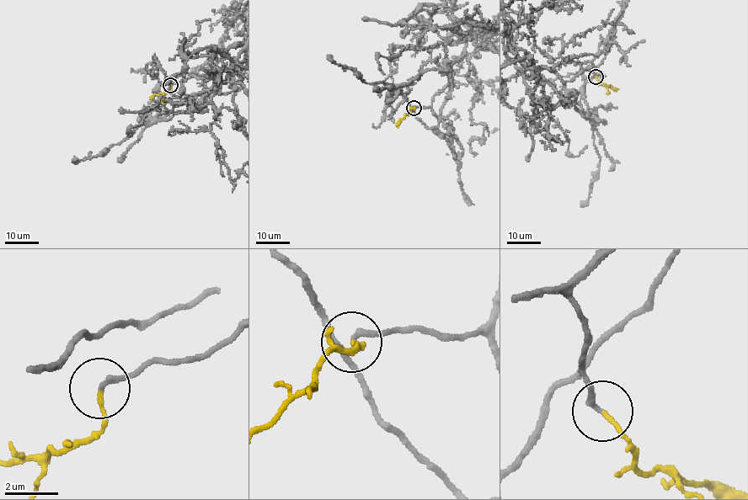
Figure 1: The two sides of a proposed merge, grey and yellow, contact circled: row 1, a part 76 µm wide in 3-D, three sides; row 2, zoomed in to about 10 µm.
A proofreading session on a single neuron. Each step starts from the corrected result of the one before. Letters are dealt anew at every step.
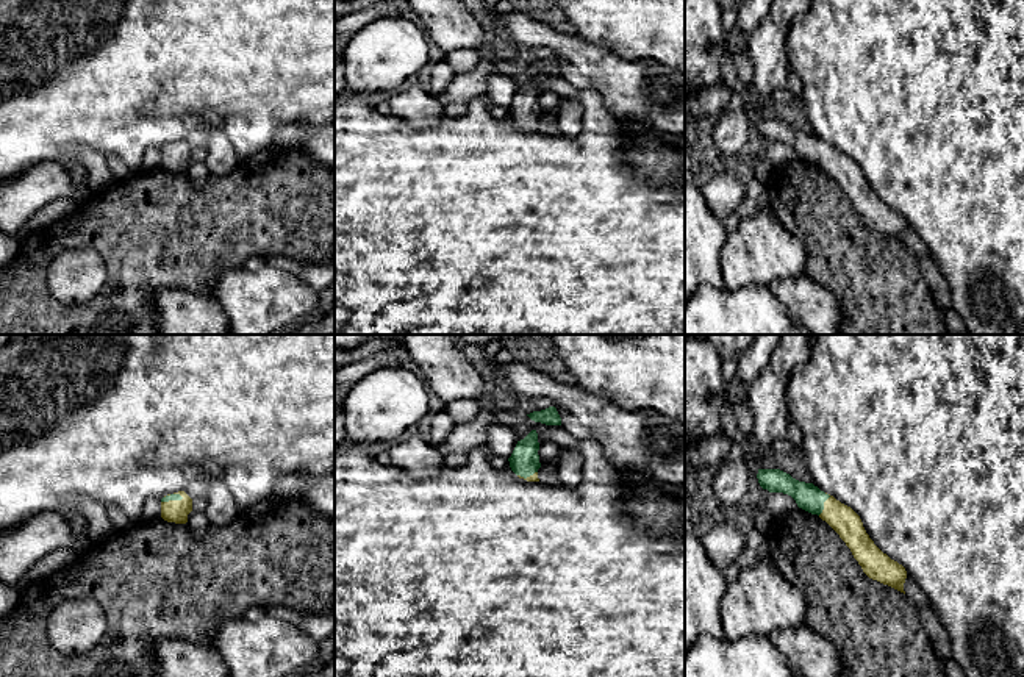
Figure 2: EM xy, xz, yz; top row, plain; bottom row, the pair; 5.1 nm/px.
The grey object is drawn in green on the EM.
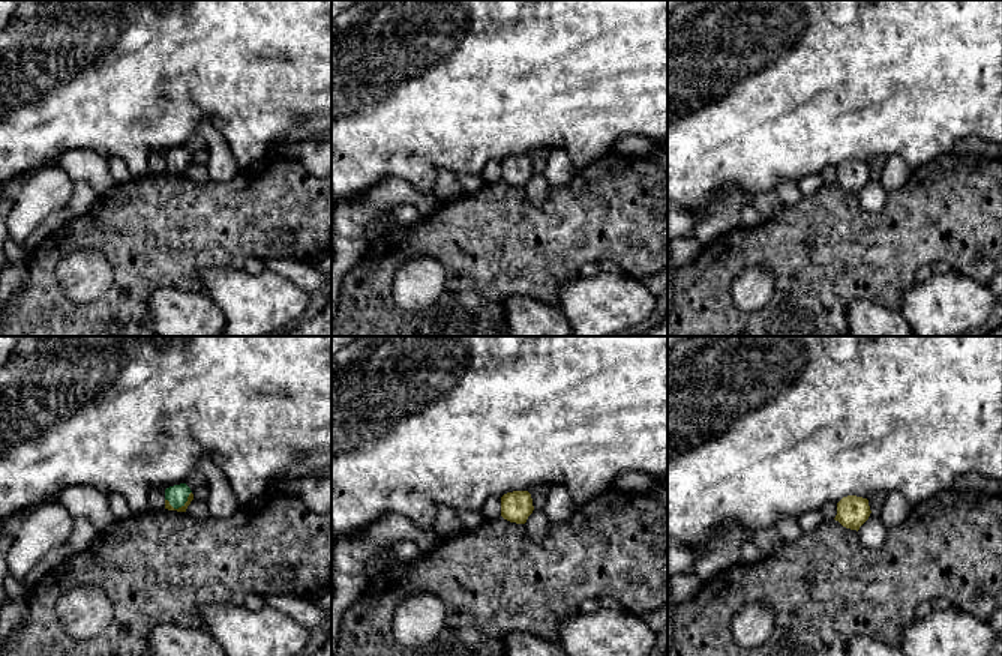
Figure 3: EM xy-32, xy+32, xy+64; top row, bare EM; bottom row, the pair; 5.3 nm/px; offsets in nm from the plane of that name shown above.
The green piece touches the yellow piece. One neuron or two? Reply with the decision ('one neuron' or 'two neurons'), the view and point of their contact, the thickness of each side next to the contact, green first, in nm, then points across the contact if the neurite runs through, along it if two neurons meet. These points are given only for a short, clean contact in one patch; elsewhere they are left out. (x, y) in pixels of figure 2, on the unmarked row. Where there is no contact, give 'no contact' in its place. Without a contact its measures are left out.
one neuron; meets green in yz at (823, 154); 140 nm thick on the green side, 150 nm on the other; runs through yz (807, 146), (823, 154), (843, 169)

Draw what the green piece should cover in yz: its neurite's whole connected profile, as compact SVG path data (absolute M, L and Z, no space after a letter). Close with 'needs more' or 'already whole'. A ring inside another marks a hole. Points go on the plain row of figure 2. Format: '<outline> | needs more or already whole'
M758 119L757 128L763 139L788 144L799 158L825 170L846 192L869 228L905 244L905 217L874 194L860 166L850 156L821 141L813 133L799 131L780 119Z | needs more

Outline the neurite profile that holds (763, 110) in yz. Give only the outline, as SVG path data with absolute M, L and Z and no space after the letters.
M749 94L749 99L746 102L746 109L754 111L758 119L775 119L775 111L771 105L771 102L761 102L760 99Z

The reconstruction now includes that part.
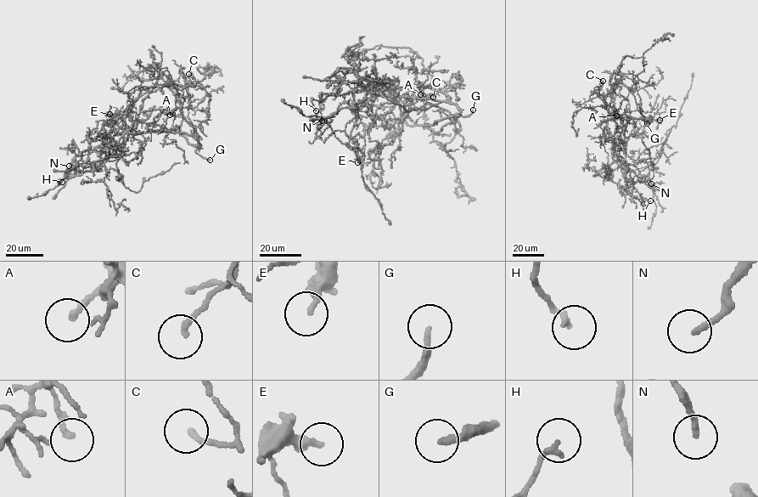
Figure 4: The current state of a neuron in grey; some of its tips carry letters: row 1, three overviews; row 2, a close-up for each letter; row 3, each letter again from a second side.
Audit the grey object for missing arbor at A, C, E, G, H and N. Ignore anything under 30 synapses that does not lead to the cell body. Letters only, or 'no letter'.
C, G

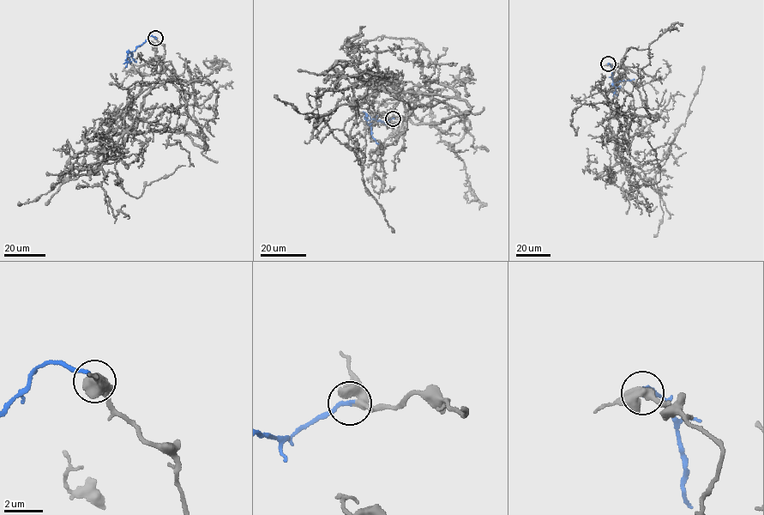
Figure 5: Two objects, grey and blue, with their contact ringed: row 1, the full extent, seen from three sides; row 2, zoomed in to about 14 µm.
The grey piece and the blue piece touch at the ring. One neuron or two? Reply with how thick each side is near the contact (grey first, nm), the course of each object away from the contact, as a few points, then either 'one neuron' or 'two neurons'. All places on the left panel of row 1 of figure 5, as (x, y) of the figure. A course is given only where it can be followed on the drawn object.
calibres 320 and 220 nm; course grey (155, 38), (165, 51), (159, 78), (111, 155), (103, 150), (94, 154), (111, 123), (141, 89); course blue (155, 38), (150, 36), (131, 52), (130, 57), (136, 62); one neuron

